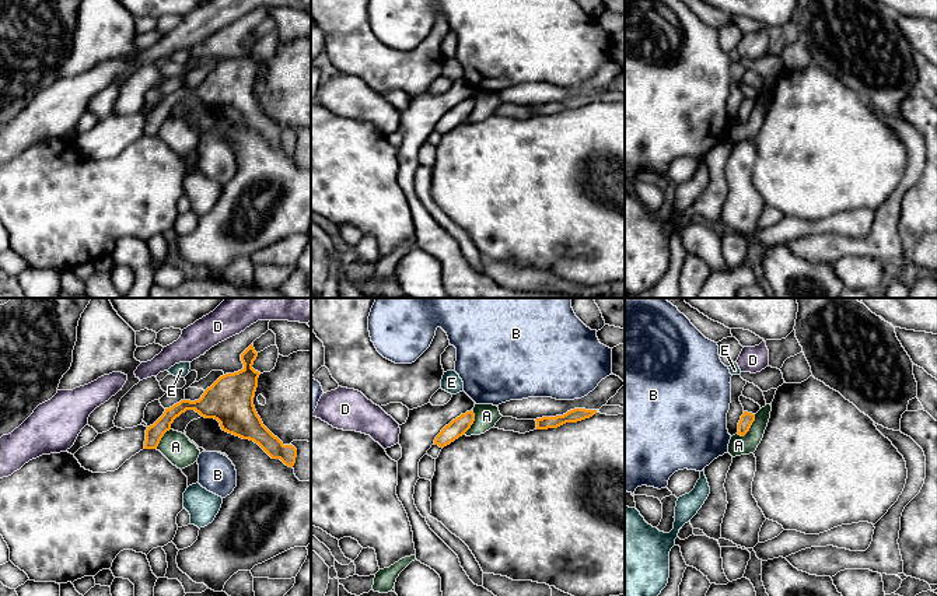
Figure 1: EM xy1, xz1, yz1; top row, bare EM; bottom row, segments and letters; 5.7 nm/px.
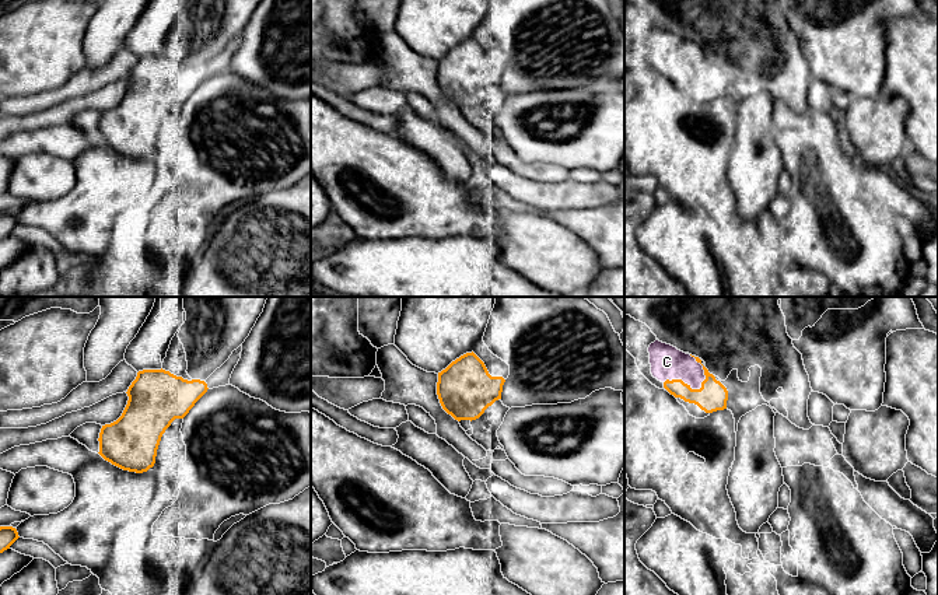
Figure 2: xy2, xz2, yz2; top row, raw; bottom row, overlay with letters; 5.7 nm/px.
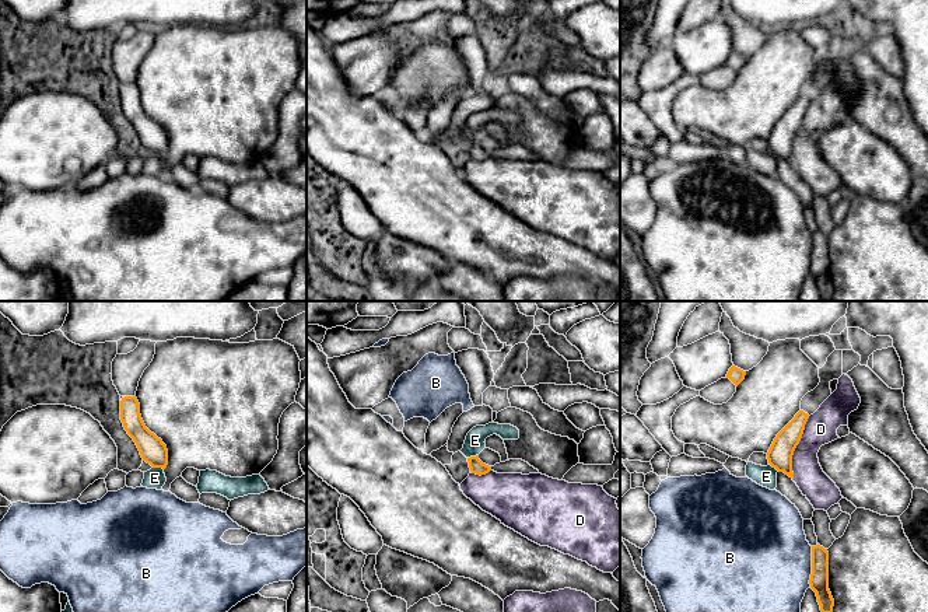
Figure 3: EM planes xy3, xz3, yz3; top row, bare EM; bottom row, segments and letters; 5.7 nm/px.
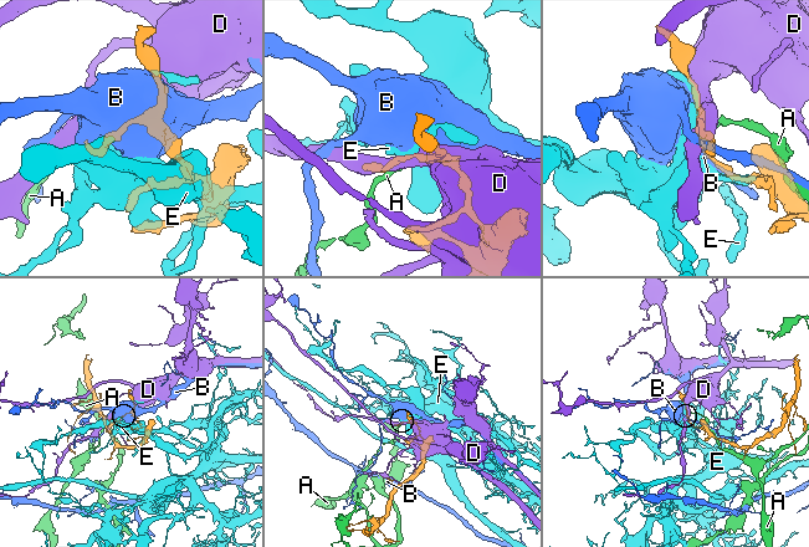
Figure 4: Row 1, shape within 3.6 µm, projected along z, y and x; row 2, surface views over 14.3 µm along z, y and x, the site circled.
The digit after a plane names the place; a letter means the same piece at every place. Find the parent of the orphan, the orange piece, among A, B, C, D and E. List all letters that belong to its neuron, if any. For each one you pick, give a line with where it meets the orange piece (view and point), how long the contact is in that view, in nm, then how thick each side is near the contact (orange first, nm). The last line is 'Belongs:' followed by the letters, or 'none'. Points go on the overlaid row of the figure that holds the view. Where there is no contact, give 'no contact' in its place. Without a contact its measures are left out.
C: contact yz2 (690, 388); length 260 nm; calibres 170 and 190 nm
Belongs: C

